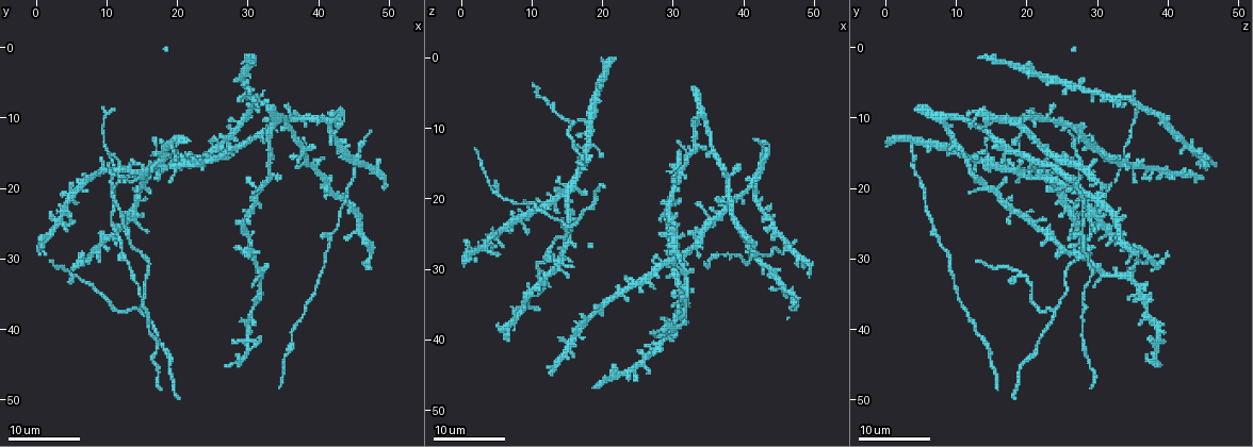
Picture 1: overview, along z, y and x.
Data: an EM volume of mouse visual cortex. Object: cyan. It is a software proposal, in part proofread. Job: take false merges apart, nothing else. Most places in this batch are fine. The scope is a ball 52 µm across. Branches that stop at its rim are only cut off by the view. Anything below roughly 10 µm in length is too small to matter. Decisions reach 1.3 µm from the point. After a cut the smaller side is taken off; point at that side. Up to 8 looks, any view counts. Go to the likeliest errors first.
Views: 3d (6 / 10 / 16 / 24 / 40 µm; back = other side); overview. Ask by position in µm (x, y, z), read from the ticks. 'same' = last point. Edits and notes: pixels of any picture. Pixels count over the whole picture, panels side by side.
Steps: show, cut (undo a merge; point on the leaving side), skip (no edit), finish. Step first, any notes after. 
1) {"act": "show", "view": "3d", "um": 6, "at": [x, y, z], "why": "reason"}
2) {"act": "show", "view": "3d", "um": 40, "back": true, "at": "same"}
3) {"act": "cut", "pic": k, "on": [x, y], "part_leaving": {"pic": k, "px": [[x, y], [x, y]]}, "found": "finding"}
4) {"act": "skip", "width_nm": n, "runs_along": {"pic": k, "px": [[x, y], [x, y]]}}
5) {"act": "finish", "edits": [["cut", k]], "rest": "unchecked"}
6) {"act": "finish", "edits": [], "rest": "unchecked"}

{"act": "show", "view": "3d", "um": 16, "at": [44.0, 21.5, 28.0], "why": "branch point"}

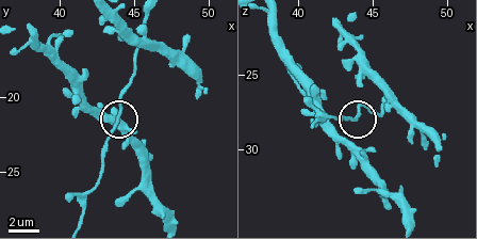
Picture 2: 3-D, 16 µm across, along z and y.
{"act": "show", "view": "3d", "um": 10, "at": [44.0, 21.8, 28.2], "why": "closer look"}

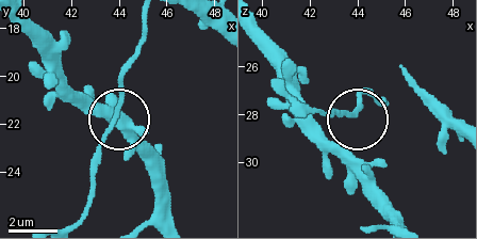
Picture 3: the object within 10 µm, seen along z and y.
{"act": "skip", "arms": 3, "runs_along": {"pic": 3, "px": [[147, 20], [94, 171]]}, "found": "one neuron here"}

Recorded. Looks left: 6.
{"act": "show", "view": "3d", "um": 16, "at": [15.0, 37.5, 24.0], "why": "three arms meet"}

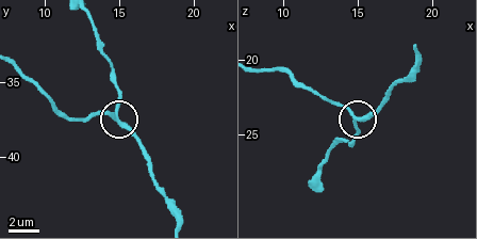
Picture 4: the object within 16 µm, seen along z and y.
{"act": "show", "view": "3d", "um": 6, "at": [14.8, 37.6, 24.0], "why": "zoom in"}

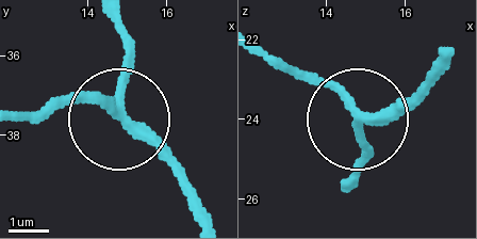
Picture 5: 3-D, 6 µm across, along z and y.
{"act": "show", "view": "3d", "um": 6, "back": true, "at": [14.80, 37.50, 23.90], "why": "other side"}

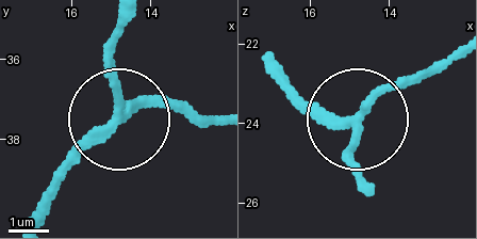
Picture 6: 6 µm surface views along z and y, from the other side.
{"act": "skip", "arms": 3, "found": "all the same neuron"}

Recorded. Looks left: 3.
{"act": "show", "view": "3d", "um": 16, "at": [11.0, 25.0, 29.5], "why": "branch point"}

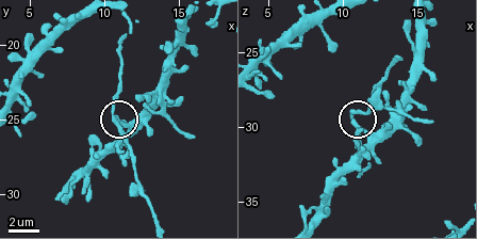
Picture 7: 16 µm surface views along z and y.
{"act": "show", "view": "3d", "um": 6, "at": "same"}

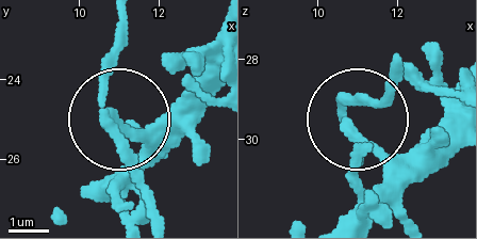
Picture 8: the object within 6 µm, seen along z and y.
{"act": "skip", "arms": 3, "found": "one neuron here"}

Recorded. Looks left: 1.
{"act": "finish", "edits": [], "rest": "unchecked"}

